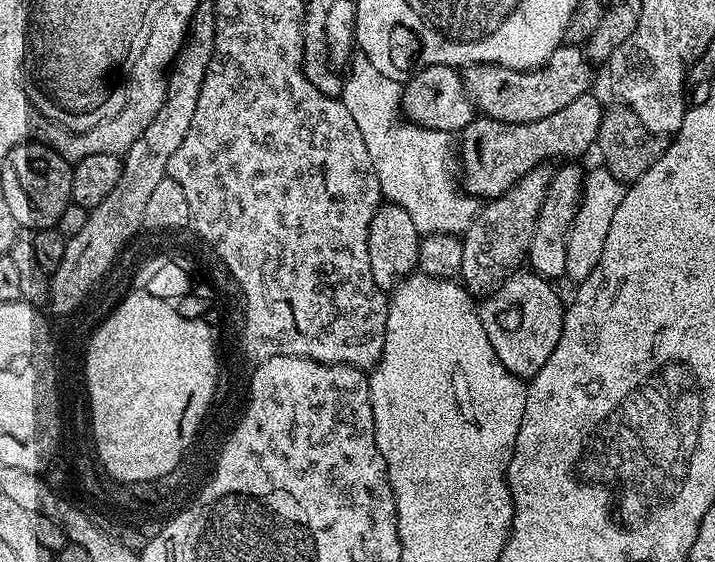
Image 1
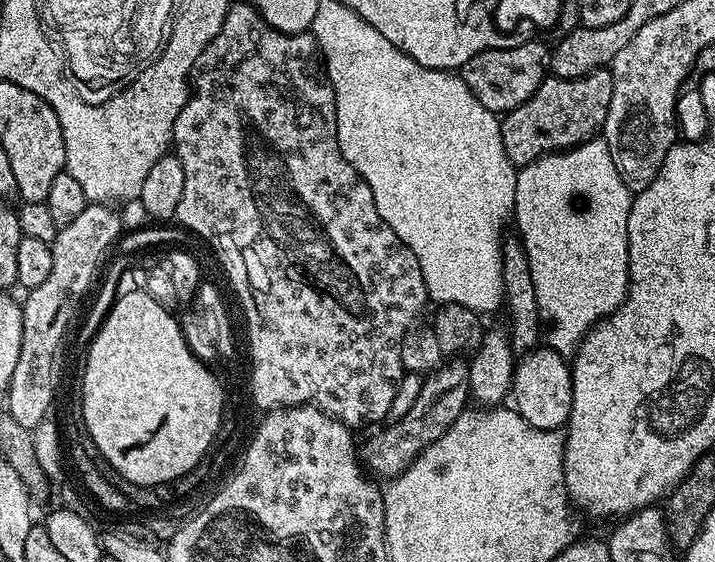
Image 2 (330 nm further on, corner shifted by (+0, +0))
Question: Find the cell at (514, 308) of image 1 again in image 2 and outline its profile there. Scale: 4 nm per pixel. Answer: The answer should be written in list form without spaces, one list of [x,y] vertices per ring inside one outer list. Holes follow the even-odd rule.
[[[537,346],[519,357],[510,393],[514,407],[530,426],[538,430],[560,430],[572,413],[572,370],[569,361],[547,346]]]

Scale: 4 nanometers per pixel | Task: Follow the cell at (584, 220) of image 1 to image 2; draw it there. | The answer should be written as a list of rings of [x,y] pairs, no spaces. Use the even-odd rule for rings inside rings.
[[[603,138],[585,140],[583,144],[577,144],[575,148],[563,152],[552,152],[549,156],[538,158],[534,162],[523,165],[516,173],[516,193],[514,194],[514,224],[518,229],[518,235],[524,241],[524,249],[530,262],[530,278],[534,278],[534,294],[538,298],[540,318],[546,329],[547,347],[559,352],[561,356],[568,358],[575,353],[584,336],[598,323],[605,320],[612,312],[617,312],[624,305],[628,296],[630,283],[630,261],[628,258],[628,223],[630,222],[630,210],[632,209],[633,193],[622,182],[622,174],[618,174],[618,166],[614,166],[614,158],[610,158],[608,143]]]

